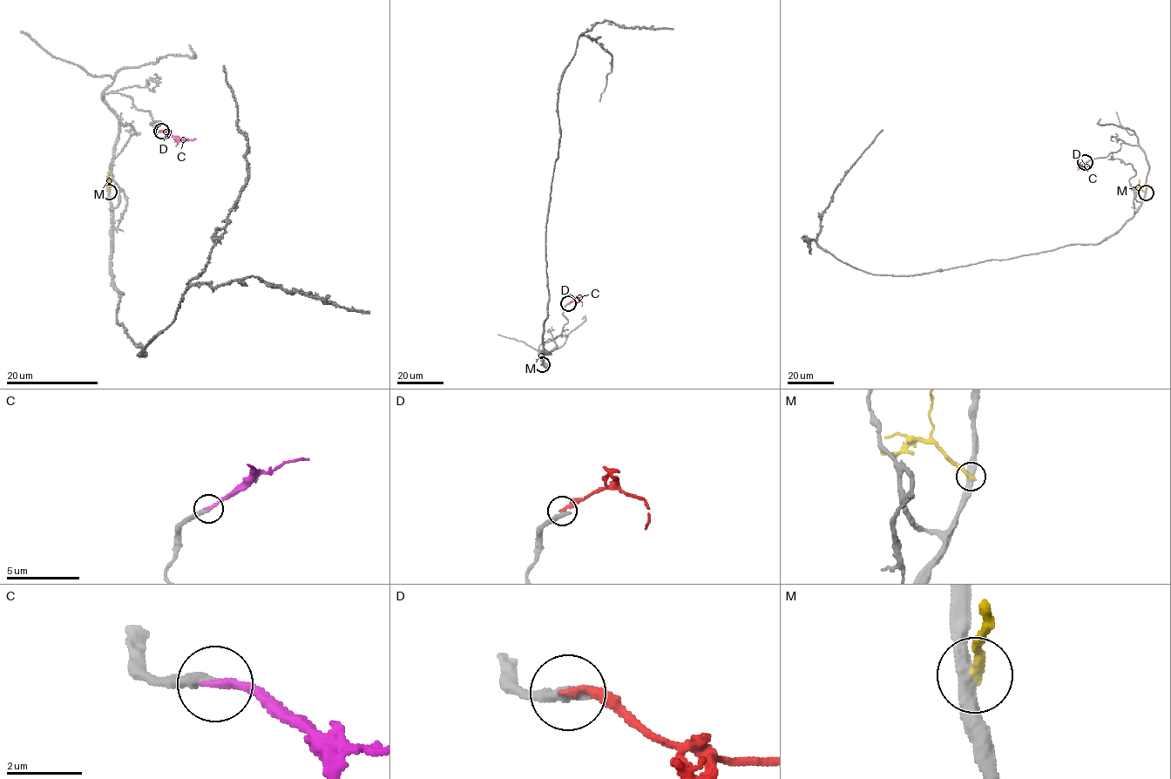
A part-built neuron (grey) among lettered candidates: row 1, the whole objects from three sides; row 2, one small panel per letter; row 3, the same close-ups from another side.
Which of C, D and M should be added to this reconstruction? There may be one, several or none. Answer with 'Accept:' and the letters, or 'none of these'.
Accept: C

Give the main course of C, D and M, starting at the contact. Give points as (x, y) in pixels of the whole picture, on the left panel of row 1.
C: (163, 131), (180, 139), (195, 138)
D: (160, 131), (173, 137), (187, 138)
M: (109, 193), (110, 180), (108, 184)

